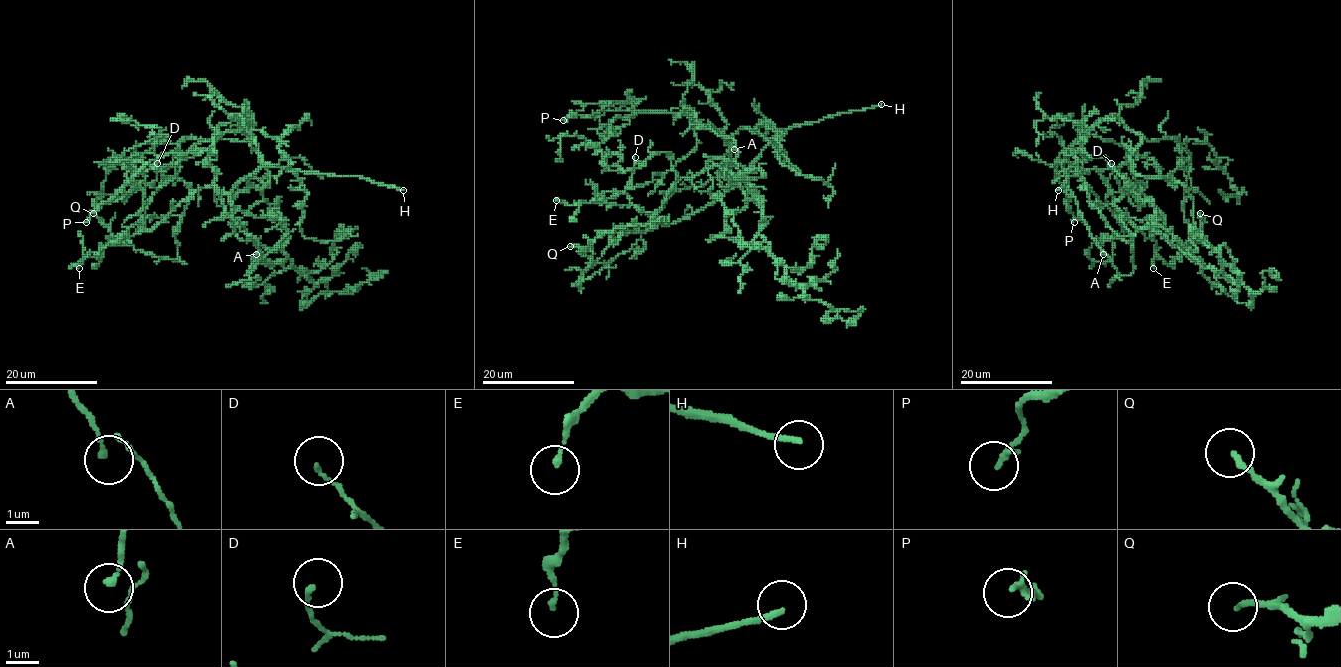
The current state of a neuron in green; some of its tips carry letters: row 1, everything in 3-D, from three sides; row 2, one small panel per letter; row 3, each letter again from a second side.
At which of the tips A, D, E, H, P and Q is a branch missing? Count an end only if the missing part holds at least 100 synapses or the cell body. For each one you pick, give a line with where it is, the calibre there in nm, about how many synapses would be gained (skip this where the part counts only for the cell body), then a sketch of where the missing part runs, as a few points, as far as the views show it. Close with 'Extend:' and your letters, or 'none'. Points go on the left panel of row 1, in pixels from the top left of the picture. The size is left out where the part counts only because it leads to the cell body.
H: place (403, 190); calibre 160 nm
Extend: H

